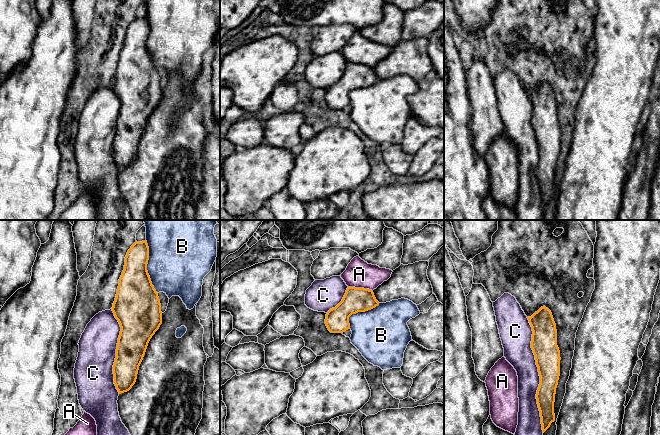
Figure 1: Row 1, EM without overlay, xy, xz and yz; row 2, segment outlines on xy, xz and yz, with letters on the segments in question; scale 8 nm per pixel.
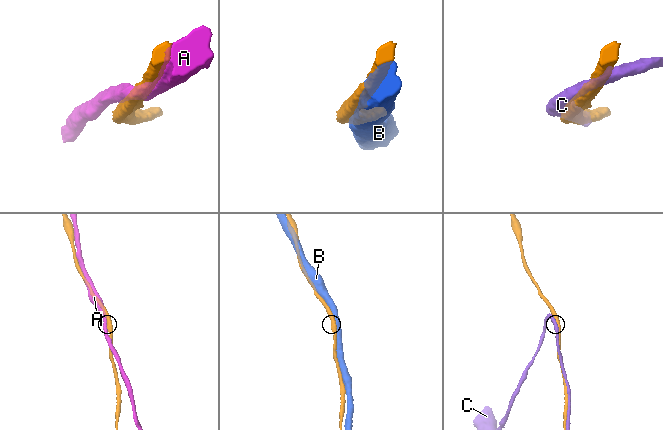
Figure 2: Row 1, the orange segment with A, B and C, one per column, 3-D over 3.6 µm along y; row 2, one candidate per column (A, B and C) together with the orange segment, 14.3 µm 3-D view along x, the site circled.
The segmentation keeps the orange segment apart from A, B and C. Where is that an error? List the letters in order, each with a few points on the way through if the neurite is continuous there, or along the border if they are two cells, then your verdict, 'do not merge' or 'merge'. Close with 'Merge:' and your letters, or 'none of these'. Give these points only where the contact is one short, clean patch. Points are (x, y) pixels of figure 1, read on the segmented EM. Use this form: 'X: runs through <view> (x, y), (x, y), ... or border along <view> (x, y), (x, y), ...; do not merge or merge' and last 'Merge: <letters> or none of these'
A: do not merge
B: do not merge
C: do not merge
Merge: none of these

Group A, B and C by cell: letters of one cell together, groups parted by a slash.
A / B C

